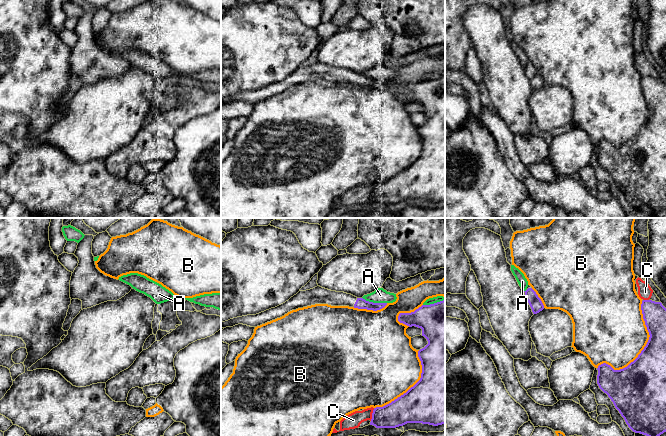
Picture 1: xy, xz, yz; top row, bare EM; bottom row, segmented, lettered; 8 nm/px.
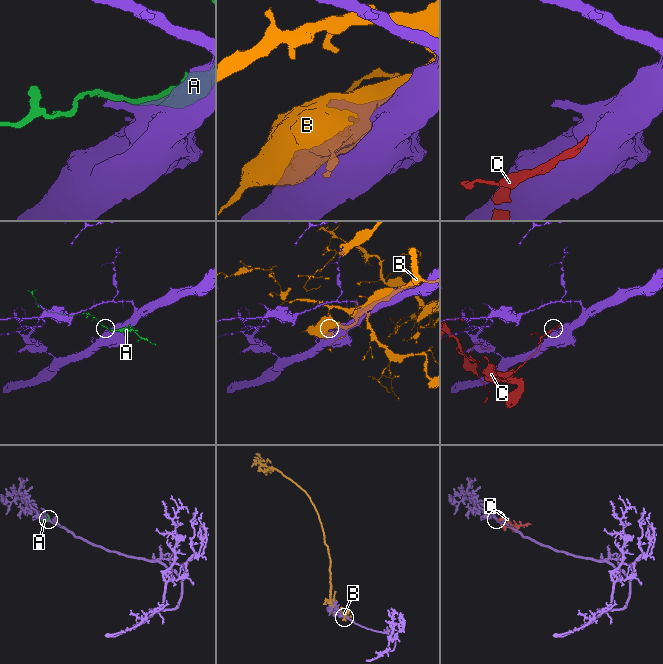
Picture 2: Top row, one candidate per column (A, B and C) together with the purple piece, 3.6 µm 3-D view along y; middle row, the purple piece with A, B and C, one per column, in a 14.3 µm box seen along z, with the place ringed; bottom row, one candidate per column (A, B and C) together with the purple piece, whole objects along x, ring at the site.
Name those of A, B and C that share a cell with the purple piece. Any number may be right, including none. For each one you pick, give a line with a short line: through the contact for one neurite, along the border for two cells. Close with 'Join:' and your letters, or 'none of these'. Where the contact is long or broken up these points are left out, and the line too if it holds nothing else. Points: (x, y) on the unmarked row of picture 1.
Join: none of these

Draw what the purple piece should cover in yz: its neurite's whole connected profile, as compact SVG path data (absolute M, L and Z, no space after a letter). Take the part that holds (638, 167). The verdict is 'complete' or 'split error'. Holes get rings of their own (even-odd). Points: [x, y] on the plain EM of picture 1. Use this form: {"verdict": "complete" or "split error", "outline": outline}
{"verdict": "complete", "outline": "M643 76L641 86L650 111L646 122L638 133L623 145L614 146L606 139L599 141L597 144L597 160L608 171L633 208L646 211L655 216L666 208L666 84L661 78Z"}

